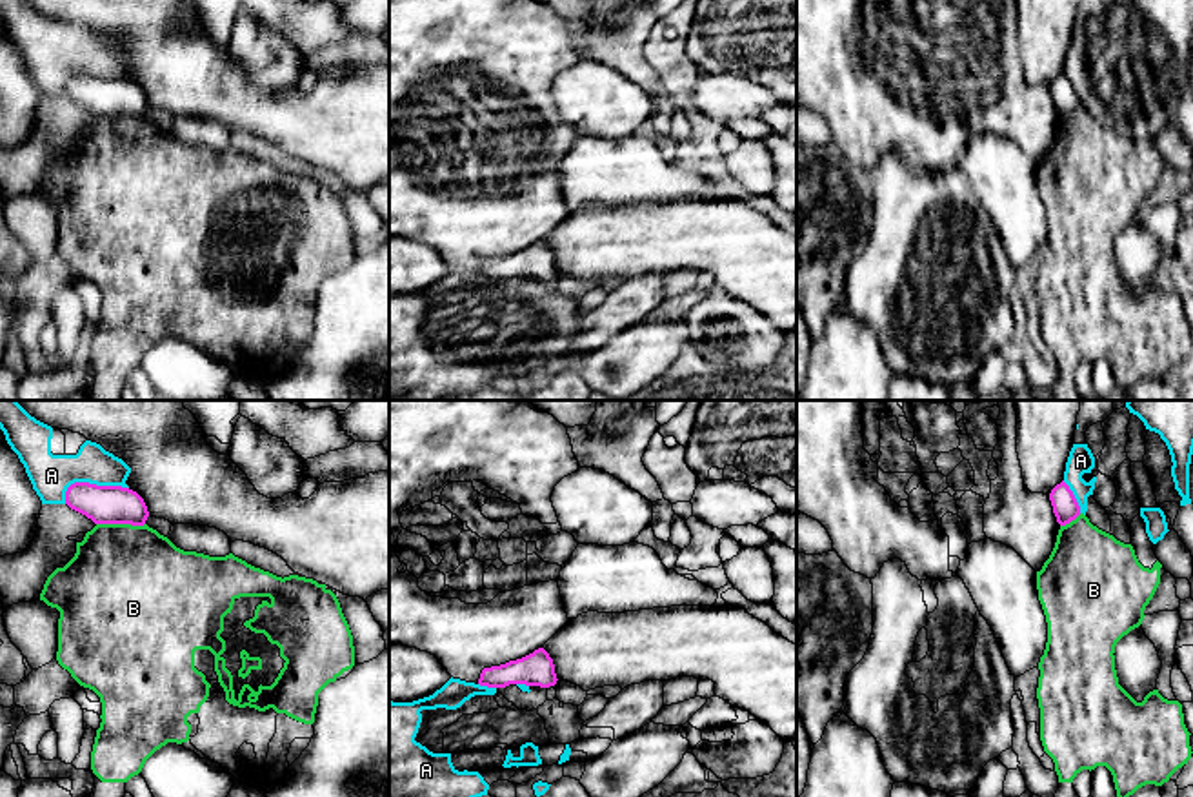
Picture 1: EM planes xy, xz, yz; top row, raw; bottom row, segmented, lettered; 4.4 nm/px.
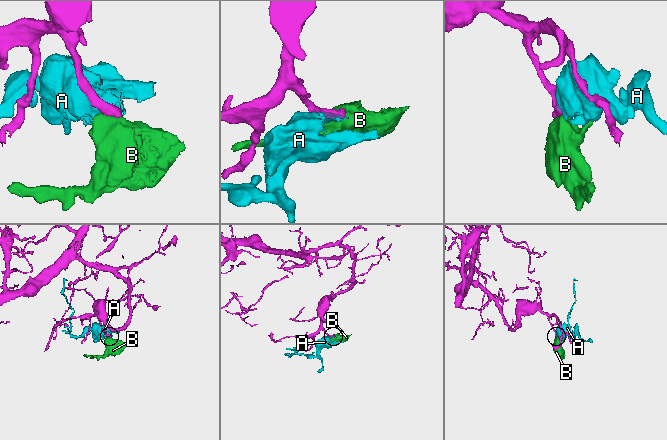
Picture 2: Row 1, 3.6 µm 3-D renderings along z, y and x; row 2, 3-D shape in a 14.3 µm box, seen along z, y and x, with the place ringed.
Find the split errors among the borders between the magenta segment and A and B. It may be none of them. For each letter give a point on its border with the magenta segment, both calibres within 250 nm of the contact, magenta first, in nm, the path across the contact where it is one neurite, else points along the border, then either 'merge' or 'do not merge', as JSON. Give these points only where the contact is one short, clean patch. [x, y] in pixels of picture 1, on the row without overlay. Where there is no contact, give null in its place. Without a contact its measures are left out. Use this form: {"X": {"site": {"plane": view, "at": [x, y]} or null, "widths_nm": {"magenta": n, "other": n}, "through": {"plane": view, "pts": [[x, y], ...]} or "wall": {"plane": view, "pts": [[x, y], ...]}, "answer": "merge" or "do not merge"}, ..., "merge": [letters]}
{"A": {"site": {"plane": "xy", "at": [90, 77]}, "widths_nm": {"magenta": 180, "other": 180}, "answer": "do not merge"}, "B": {"site": {"plane": "xy", "at": [120, 115]}, "widths_nm": {"magenta": 180, "other": 480}, "wall": {"plane": "xy", "pts": [[97, 115], [144, 117]]}, "answer": "do not merge"}, "merge": []}

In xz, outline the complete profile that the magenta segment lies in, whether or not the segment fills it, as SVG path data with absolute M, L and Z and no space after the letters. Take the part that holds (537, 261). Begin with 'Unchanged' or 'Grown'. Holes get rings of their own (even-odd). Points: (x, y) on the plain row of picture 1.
Unchanged. M538 240L522 251L484 260L478 277L487 280L506 280L509 277L549 280L556 273L553 251L544 240Z

